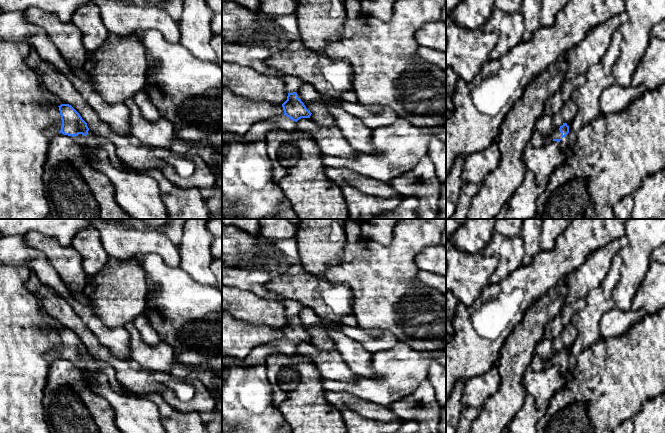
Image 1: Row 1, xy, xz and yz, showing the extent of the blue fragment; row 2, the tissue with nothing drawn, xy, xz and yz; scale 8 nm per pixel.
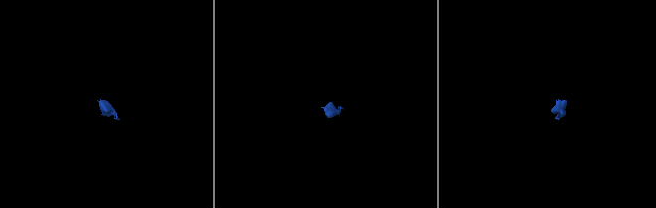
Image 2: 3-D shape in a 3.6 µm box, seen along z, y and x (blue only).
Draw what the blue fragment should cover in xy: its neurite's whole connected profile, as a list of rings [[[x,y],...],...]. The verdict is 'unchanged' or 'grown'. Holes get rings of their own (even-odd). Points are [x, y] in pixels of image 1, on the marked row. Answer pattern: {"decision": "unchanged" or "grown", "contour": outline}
{"decision": "grown", "contour": [[[61,104],[58,107],[62,120],[60,133],[72,136],[85,151],[99,146],[99,137],[88,128],[87,123],[71,105]]]}

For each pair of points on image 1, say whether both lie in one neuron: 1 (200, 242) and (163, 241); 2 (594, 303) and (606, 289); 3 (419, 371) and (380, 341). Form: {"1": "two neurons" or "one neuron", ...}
{"1": "two neurons", "2": "one neuron", "3": "two neurons"}

